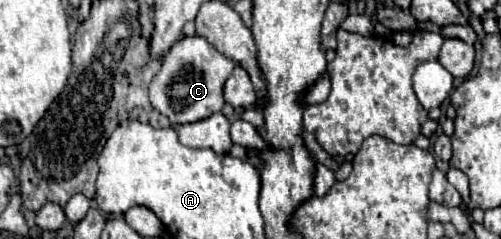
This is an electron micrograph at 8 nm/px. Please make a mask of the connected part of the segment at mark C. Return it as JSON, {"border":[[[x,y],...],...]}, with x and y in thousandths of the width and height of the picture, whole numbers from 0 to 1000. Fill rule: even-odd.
{"border":[[[365,155],[357,163],[325,238],[325,280],[305,322],[297,356],[301,439],[329,481],[341,523],[353,515],[389,515],[401,506],[449,439],[445,356],[465,305],[469,264],[445,238],[425,188],[417,188],[405,155]],[[341,322],[341,331],[333,331]]]}

